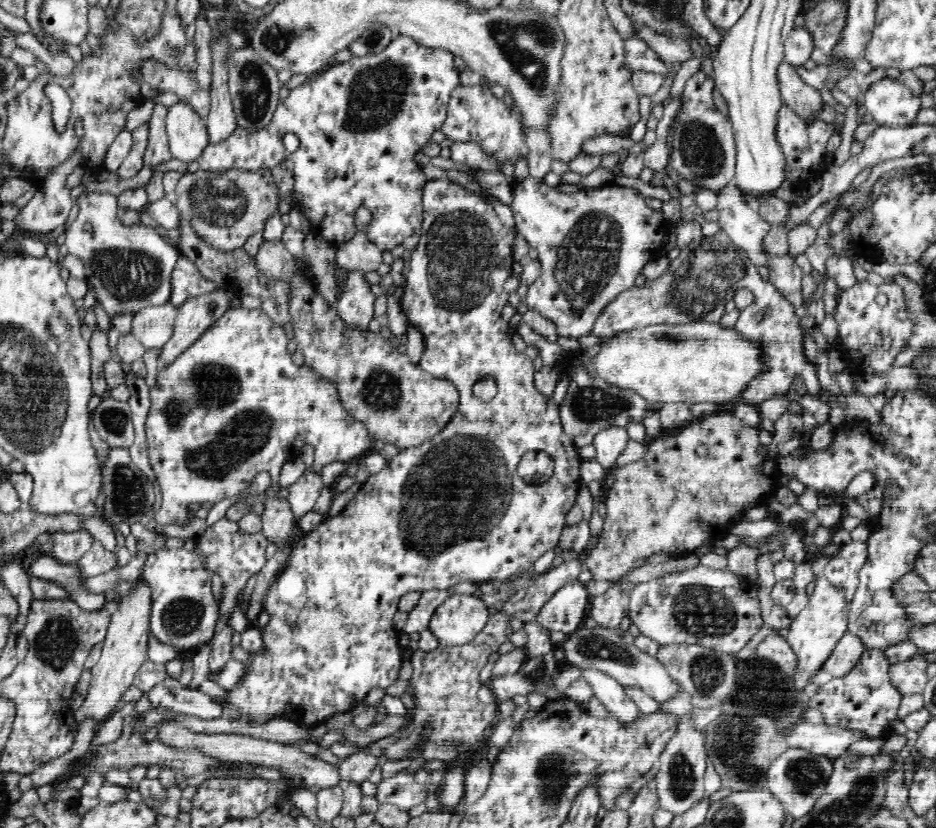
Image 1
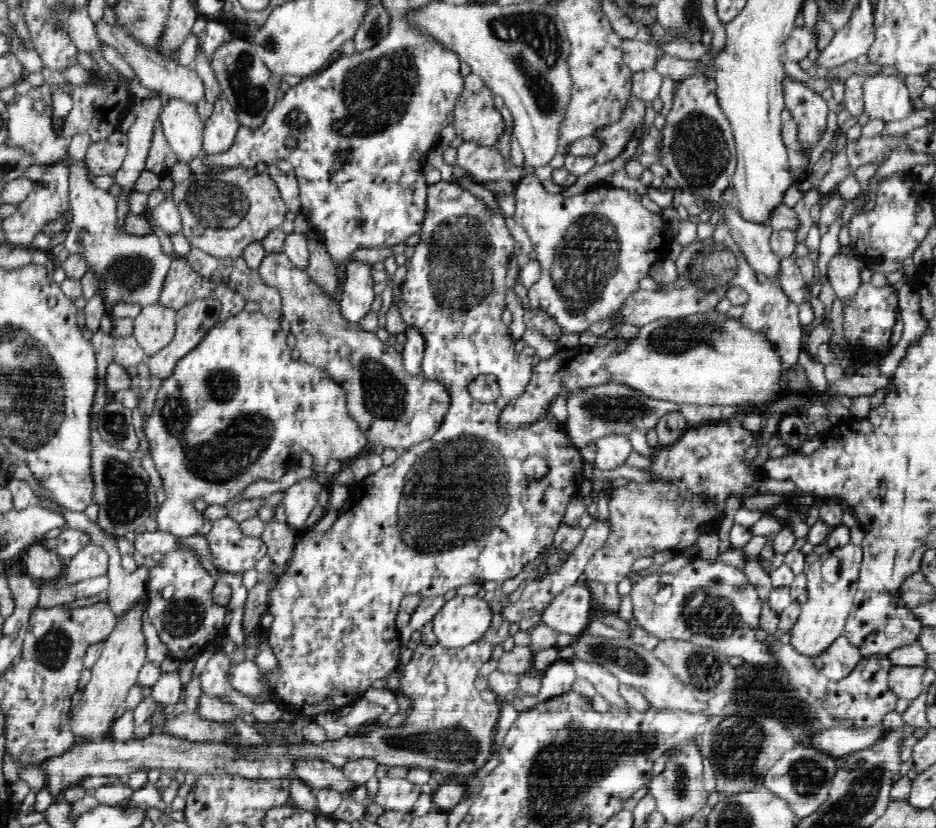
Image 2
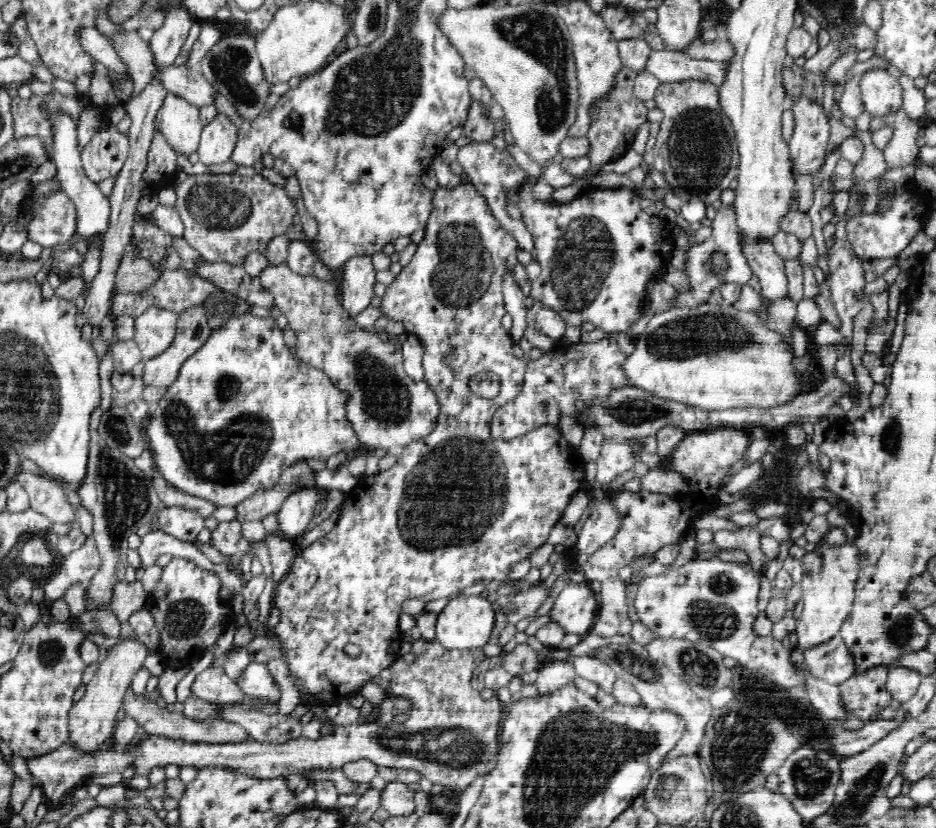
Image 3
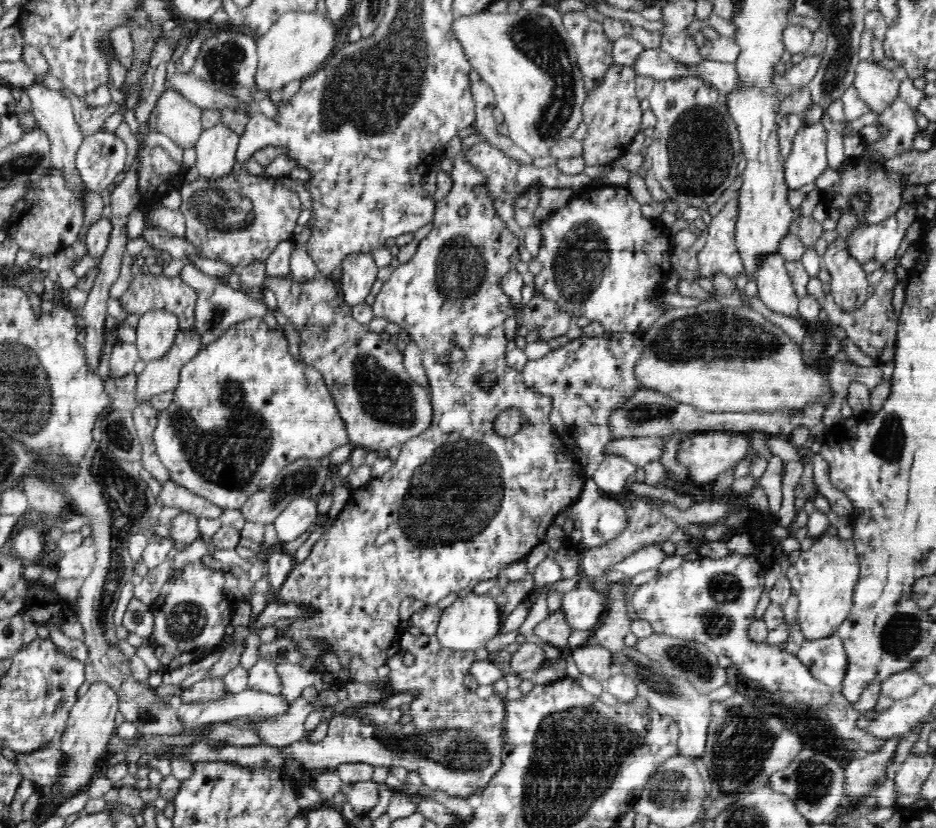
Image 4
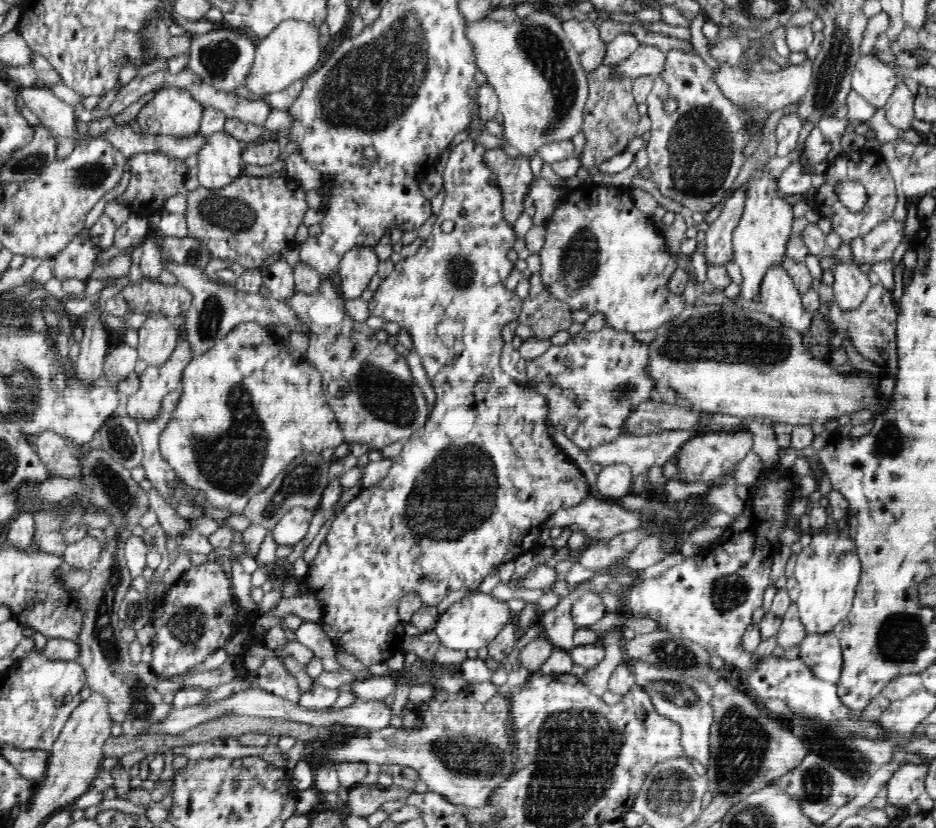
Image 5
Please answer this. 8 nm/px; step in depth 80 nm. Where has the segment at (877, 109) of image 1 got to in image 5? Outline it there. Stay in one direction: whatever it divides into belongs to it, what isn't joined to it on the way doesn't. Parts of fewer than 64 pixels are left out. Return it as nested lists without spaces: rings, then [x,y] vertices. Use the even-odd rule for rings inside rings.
[[[861,56],[852,74],[852,89],[876,109],[885,107],[897,89],[900,75],[877,56]]]

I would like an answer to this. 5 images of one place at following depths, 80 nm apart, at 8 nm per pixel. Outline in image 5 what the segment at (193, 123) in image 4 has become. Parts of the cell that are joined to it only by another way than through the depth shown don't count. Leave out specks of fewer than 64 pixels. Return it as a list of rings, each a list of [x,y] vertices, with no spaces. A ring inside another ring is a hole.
[[[166,87],[156,91],[135,120],[149,135],[190,138],[198,134],[204,108],[187,90]]]

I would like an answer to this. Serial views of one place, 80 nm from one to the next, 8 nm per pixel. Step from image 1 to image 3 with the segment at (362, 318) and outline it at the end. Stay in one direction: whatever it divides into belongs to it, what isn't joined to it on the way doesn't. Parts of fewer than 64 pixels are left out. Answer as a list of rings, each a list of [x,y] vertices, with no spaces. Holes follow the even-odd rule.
[[[356,255],[344,263],[342,284],[338,290],[342,307],[348,315],[355,318],[370,306],[370,300],[375,296],[376,272],[371,255]]]

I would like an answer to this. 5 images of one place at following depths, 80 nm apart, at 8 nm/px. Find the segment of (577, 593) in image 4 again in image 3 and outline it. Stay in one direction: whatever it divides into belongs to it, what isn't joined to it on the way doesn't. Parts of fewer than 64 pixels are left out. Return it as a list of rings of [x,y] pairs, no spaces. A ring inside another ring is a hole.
[[[589,583],[568,584],[550,610],[550,621],[562,625],[566,632],[584,637],[595,623],[599,610],[596,595]]]

